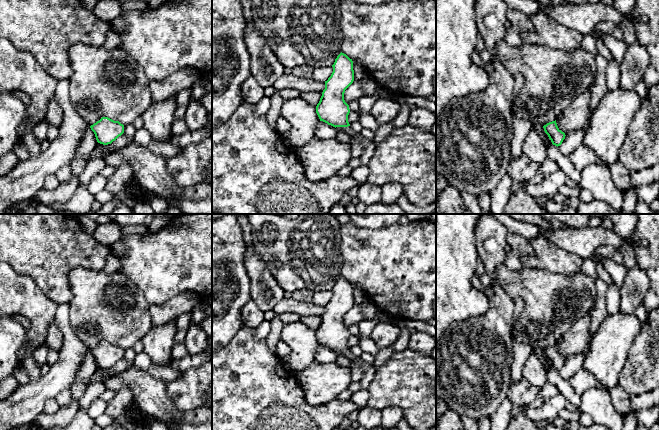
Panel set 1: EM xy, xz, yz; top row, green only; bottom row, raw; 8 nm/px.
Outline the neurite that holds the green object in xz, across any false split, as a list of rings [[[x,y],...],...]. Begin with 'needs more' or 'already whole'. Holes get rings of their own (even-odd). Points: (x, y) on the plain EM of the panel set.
needs more; [[[340,277],[332,289],[333,296],[325,306],[299,302],[292,298],[283,298],[273,309],[275,314],[296,313],[301,317],[320,316],[322,318],[316,330],[320,343],[333,351],[348,351],[349,329],[344,324],[345,314],[354,305],[353,285],[346,278]]]

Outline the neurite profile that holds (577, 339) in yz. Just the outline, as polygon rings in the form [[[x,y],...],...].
[[[591,314],[577,320],[556,343],[559,354],[565,359],[590,349],[594,334],[590,333]]]

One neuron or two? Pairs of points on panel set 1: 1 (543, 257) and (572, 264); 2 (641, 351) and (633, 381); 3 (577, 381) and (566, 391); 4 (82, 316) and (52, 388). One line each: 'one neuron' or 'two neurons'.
1: one neuron
2: one neuron
3: two neurons
4: two neurons

